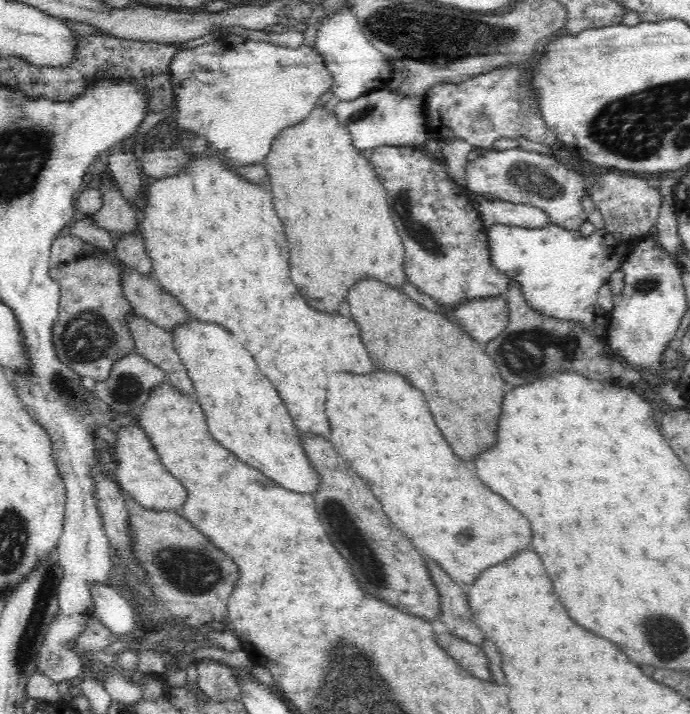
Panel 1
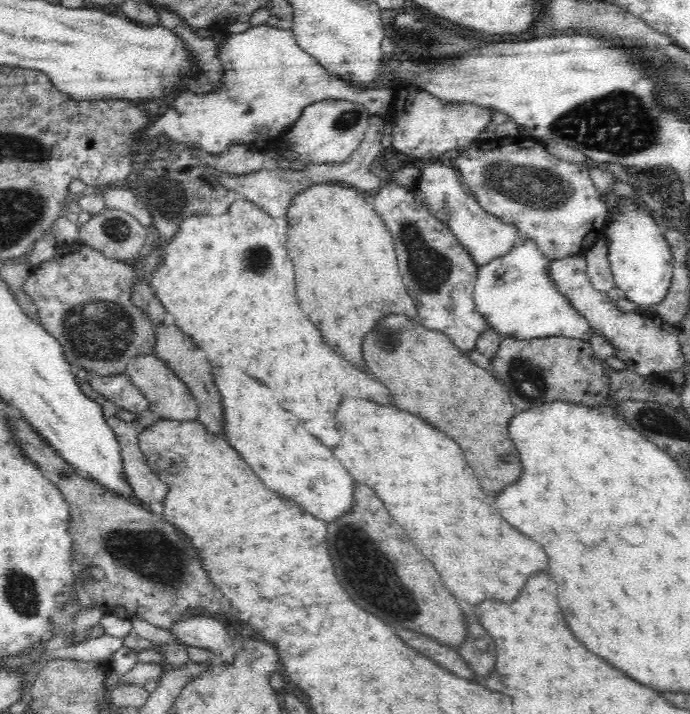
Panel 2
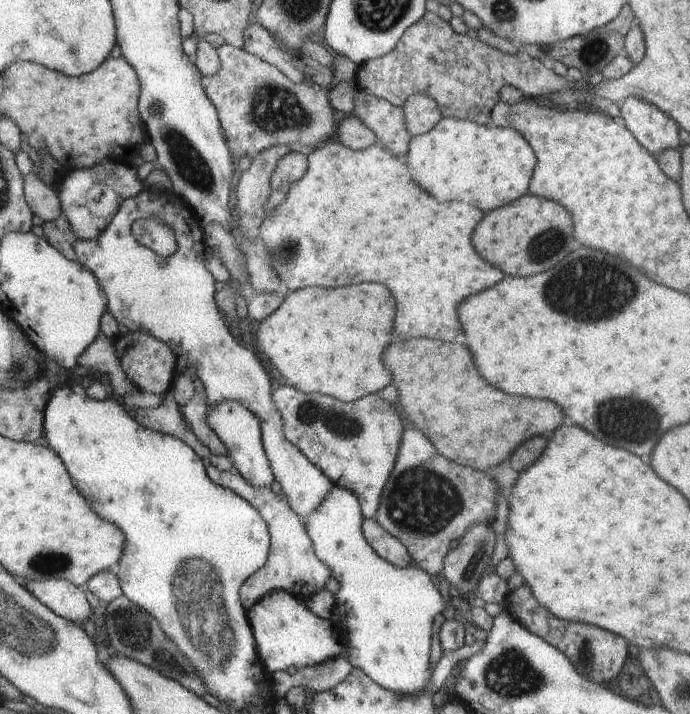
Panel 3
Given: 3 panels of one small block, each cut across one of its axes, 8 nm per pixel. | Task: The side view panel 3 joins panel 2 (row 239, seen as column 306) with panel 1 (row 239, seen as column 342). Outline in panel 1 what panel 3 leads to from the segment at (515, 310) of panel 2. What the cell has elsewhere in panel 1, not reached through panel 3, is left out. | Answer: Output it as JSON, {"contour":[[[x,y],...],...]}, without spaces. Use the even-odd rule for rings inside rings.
{"contour":[[[494,223],[487,230],[487,239],[494,267],[508,275],[509,281],[520,283],[532,309],[555,319],[582,323],[585,330],[605,342],[610,314],[597,303],[598,292],[620,269],[633,241],[616,240],[600,229],[584,236],[579,230],[570,231],[554,223],[534,229]]]}

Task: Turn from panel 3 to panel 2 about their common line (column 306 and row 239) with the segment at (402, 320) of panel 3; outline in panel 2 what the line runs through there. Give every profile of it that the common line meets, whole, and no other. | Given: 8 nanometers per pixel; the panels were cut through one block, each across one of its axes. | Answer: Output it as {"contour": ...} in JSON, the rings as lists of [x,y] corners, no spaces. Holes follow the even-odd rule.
{"contour":[[[246,198],[233,202],[228,212],[220,216],[184,218],[172,242],[168,242],[166,250],[162,252],[163,261],[151,274],[149,285],[169,314],[170,321],[192,337],[192,342],[204,354],[208,354],[207,359],[212,366],[236,364],[252,378],[258,378],[272,390],[280,392],[280,406],[294,412],[302,420],[304,428],[322,444],[334,448],[340,442],[334,416],[342,396],[388,404],[391,400],[390,390],[384,383],[378,382],[372,372],[354,368],[332,346],[328,346],[318,328],[300,310],[294,268],[286,250],[286,230],[286,218],[272,218]]]}

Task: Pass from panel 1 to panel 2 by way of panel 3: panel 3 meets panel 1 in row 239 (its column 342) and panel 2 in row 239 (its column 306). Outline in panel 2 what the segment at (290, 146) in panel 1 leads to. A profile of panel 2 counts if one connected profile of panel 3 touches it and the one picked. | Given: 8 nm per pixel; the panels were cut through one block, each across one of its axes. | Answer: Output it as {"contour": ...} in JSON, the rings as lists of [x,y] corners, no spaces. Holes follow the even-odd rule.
{"contour":[[[320,183],[310,186],[304,192],[300,192],[291,200],[287,208],[287,221],[290,226],[298,226],[298,228],[288,228],[288,252],[294,260],[294,270],[296,270],[296,292],[298,292],[298,300],[300,300],[300,308],[304,310],[304,314],[320,328],[320,332],[324,334],[324,340],[336,350],[340,352],[346,360],[350,360],[352,365],[358,366],[362,371],[370,370],[364,363],[363,357],[363,338],[372,331],[379,324],[379,320],[386,315],[401,314],[406,315],[410,319],[417,320],[417,308],[414,299],[409,296],[408,289],[406,288],[402,275],[399,271],[399,264],[397,263],[397,252],[395,251],[395,244],[393,243],[392,233],[386,228],[384,219],[380,217],[380,213],[376,211],[375,207],[372,208],[368,204],[368,198],[362,194],[362,191],[347,187],[344,184],[338,183]]]}

